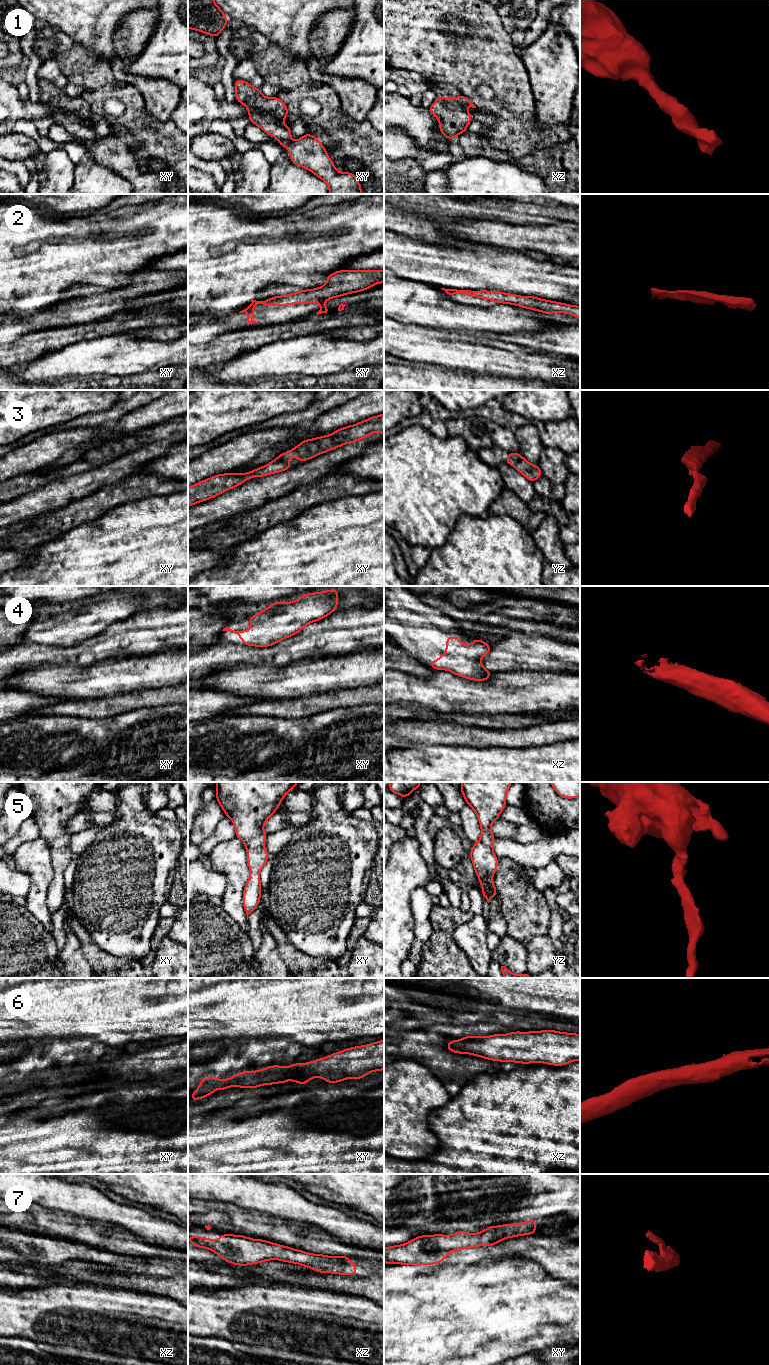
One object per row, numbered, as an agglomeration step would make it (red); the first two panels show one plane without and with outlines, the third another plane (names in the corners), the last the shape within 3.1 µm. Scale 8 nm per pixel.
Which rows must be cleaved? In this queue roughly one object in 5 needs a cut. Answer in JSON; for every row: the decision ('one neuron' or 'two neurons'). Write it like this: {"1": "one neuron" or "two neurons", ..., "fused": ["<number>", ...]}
{"1": "one neuron", "2": "one neuron", "3": "two neurons", "4": "one neuron", "5": "one neuron", "6": "one neuron", "7": "one neuron", "fused": ["3"]}

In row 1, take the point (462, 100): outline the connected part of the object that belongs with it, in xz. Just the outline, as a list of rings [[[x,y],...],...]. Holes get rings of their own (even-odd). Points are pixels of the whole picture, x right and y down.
[[[464,95],[460,97],[444,98],[437,96],[437,100],[429,107],[433,116],[439,119],[440,133],[447,139],[467,131],[467,125],[473,120],[465,108],[476,108]]]

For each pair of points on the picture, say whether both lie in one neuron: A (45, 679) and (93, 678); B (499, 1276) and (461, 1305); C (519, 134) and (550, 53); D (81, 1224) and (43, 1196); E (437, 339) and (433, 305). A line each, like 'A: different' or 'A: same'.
A: same
B: same
C: different
D: different
E: different

